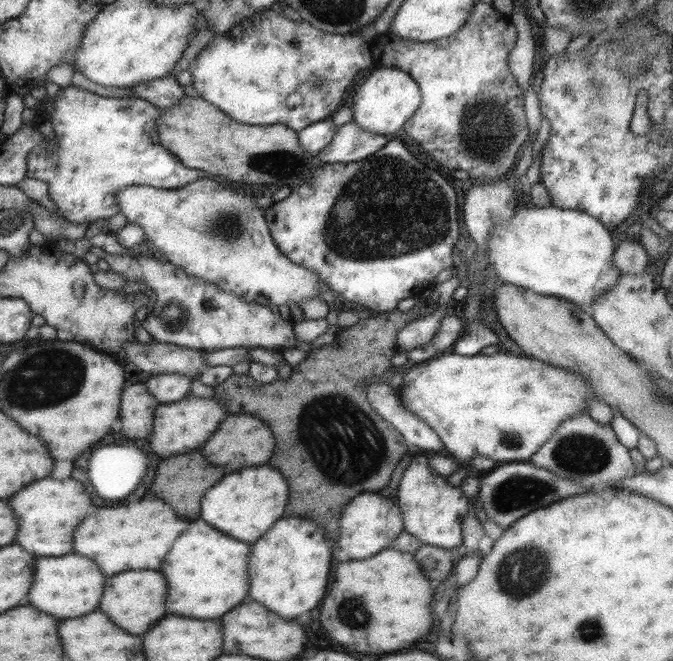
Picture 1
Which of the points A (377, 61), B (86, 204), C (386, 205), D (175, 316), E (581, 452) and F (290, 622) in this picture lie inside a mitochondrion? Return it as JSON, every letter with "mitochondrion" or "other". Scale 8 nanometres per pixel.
{"A":"other","B":"other","C":"mitochondrion","D":"mitochondrion","E":"mitochondrion","F":"other"}

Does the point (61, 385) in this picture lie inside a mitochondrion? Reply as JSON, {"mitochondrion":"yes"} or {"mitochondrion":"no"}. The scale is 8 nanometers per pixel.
{"mitochondrion":"yes"}

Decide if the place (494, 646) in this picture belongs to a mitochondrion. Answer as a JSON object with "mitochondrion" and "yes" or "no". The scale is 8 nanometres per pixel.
{"mitochondrion":"no"}

